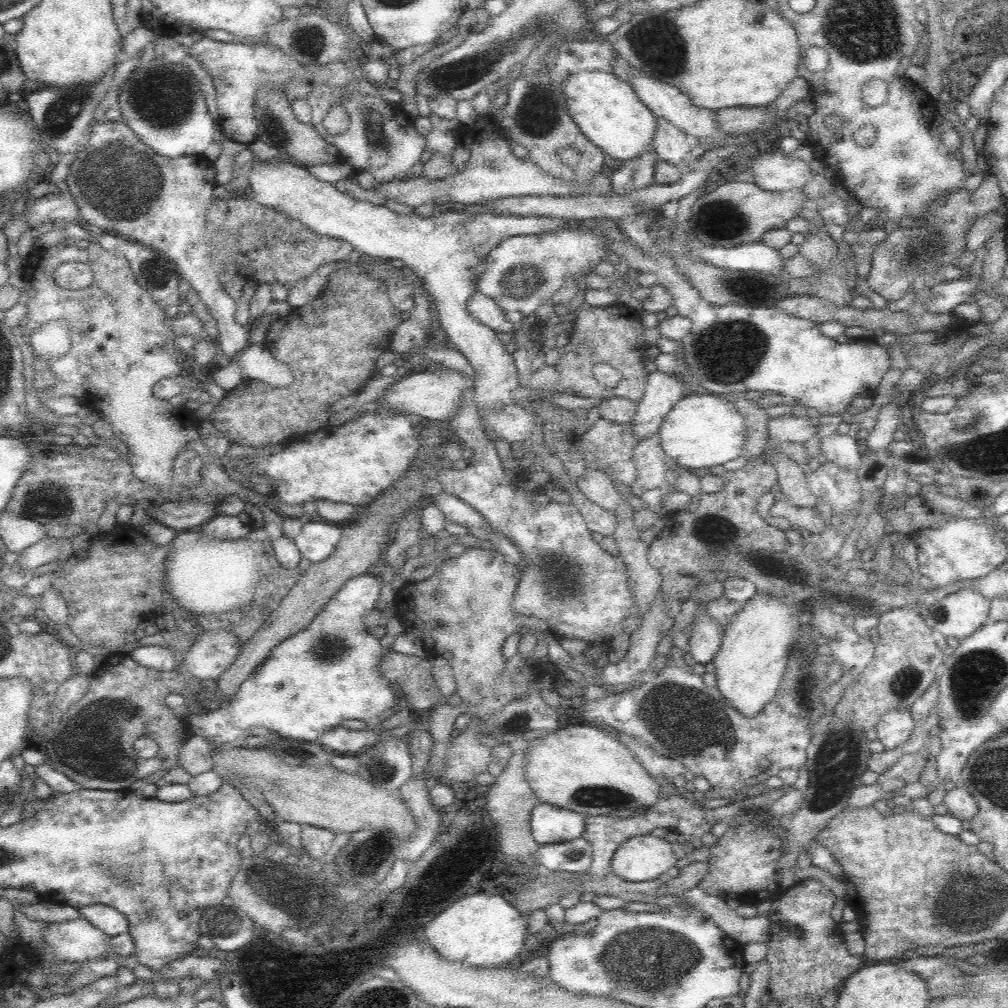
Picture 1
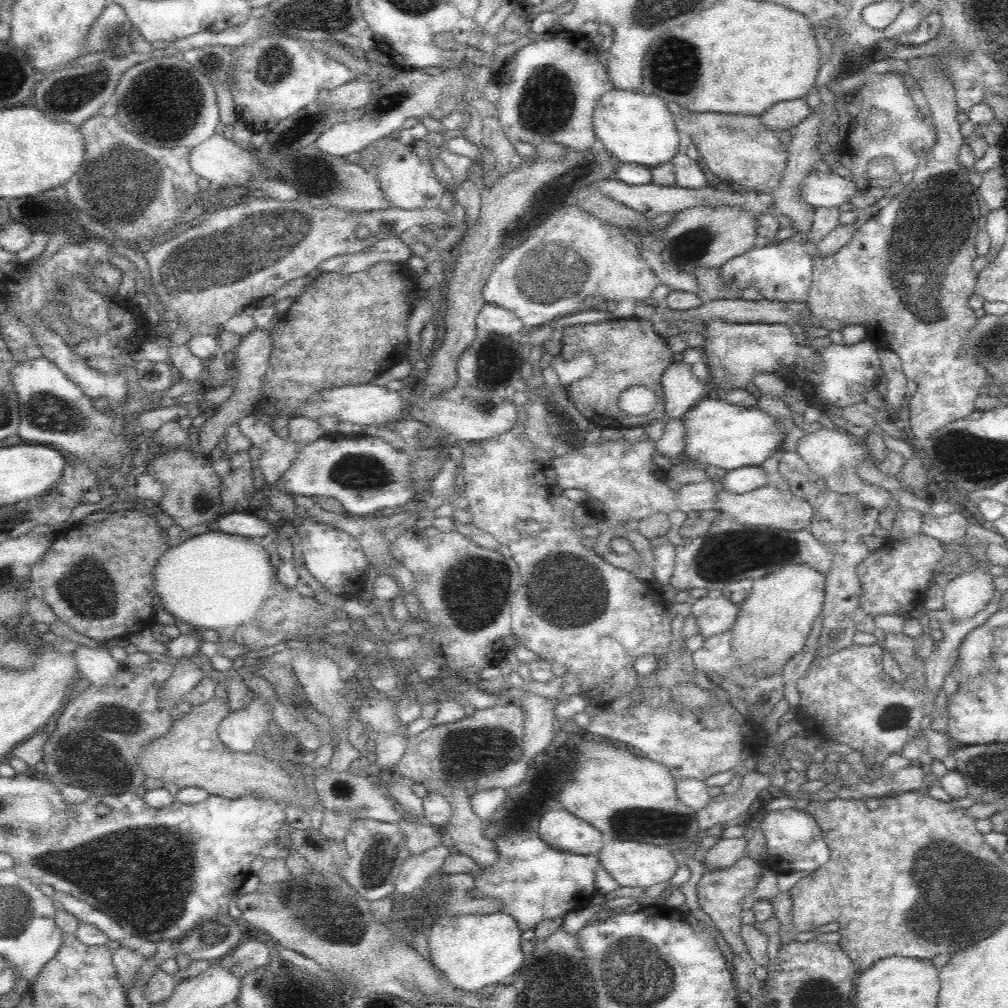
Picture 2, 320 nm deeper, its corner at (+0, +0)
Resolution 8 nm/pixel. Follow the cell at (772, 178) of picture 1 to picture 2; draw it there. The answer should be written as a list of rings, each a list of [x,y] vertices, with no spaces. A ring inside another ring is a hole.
[[[810,172],[801,185],[804,200],[814,208],[850,203],[852,197],[861,193],[850,177],[842,177],[832,172]]]

